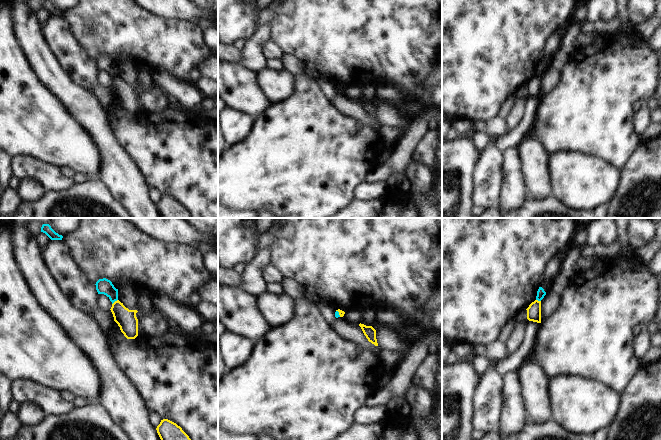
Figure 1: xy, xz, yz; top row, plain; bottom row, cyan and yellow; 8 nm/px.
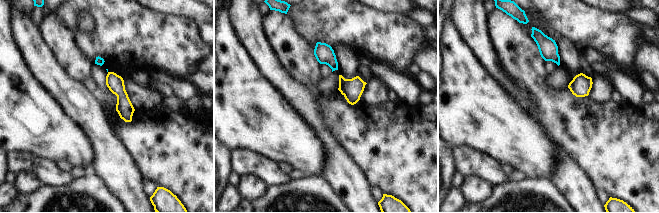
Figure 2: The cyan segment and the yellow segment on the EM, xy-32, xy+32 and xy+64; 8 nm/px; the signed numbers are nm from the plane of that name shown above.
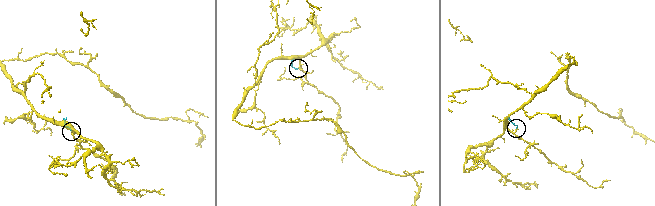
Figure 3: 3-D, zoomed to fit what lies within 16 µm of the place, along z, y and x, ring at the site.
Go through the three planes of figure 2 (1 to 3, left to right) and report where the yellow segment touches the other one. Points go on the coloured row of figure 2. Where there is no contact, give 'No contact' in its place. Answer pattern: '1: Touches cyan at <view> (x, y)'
1: No contact
2: No contact
3: No contact

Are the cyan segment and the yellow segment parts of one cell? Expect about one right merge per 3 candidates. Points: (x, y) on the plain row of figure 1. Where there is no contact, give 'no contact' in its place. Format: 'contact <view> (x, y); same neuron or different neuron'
contact xy (114, 77); different neuron

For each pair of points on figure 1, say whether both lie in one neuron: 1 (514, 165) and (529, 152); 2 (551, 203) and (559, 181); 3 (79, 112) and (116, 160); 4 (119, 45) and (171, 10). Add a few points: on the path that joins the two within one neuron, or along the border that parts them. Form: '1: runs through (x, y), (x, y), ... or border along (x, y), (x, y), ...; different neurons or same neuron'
1: border along (517, 148), (520, 169), (525, 183); different neurons
2: border along (552, 195), (568, 207); different neurons
3: runs through (91, 124), (102, 135), (109, 148); same neuron
4: border along (145, 10), (168, 19), (183, 19), (185, 21); different neurons

